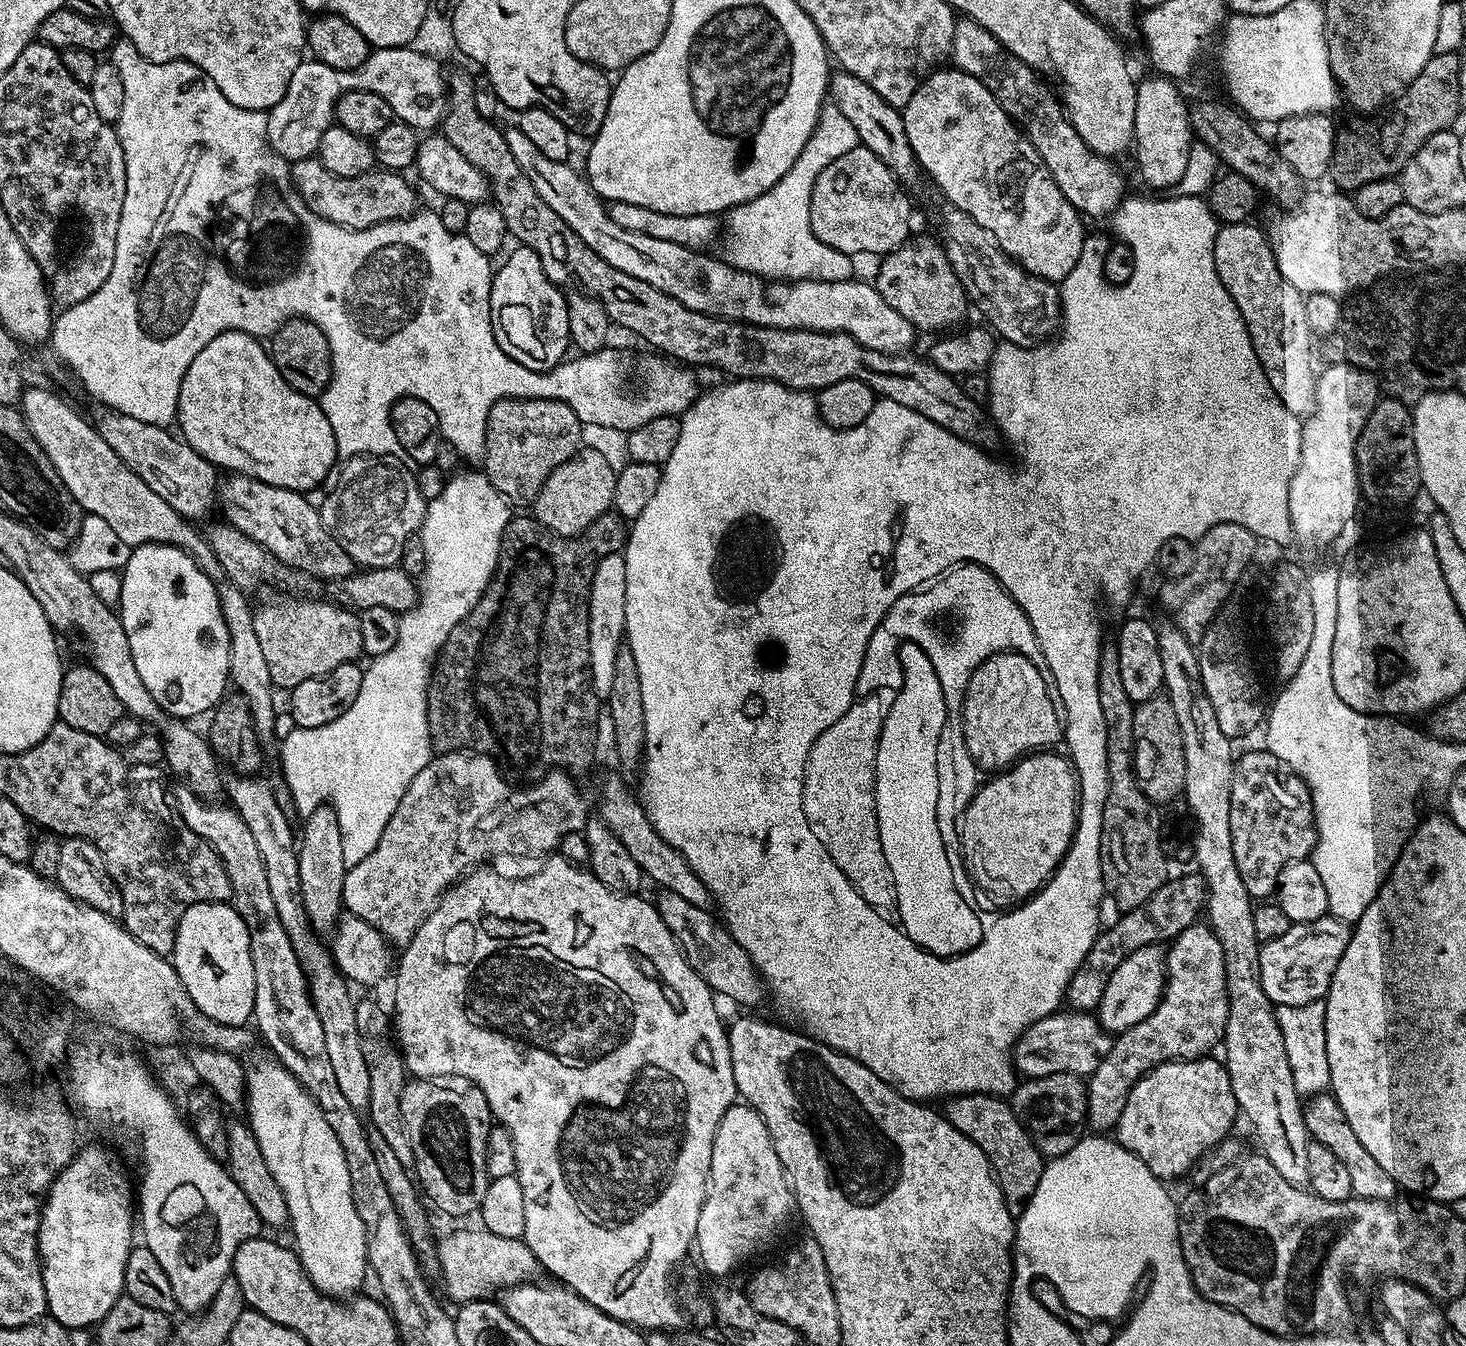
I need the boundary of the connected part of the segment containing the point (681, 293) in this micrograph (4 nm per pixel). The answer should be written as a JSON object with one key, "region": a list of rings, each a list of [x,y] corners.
{"region":[[[607,209],[600,212],[600,224],[596,224],[596,244],[592,244],[590,250],[594,250],[594,254],[598,254],[598,258],[602,258],[602,262],[610,262],[610,266],[614,266],[614,270],[622,270],[622,274],[630,274],[630,278],[638,278],[641,282],[647,282],[649,286],[654,286],[654,290],[662,290],[662,294],[666,294],[670,298],[682,302],[682,306],[686,306],[690,310],[698,310],[698,314],[717,316],[723,320],[737,320],[743,324],[766,326],[767,328],[801,328],[802,330],[810,330],[811,332],[841,332],[842,334],[850,334],[850,338],[862,342],[862,346],[866,346],[870,350],[893,354],[907,353],[911,349],[908,347],[911,346],[912,339],[918,336],[917,329],[913,328],[910,322],[906,322],[906,318],[902,318],[902,314],[898,314],[898,310],[894,310],[894,306],[890,306],[890,302],[886,302],[886,298],[882,298],[882,294],[876,288],[875,283],[868,282],[868,284],[863,284],[860,278],[853,278],[851,280],[794,280],[791,282],[787,280],[773,280],[766,283],[763,276],[756,276],[753,272],[738,270],[732,267],[731,264],[722,262],[715,255],[708,256],[712,254],[709,254],[707,251],[695,252],[686,246],[678,246],[675,242],[662,242],[662,238],[649,238],[646,234],[634,234],[630,230],[622,230],[622,226],[618,226],[618,222],[614,222],[614,218],[608,216]]]}

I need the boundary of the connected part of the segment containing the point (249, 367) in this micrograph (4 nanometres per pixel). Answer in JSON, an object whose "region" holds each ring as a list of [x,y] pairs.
{"region":[[[223,332],[206,342],[182,378],[175,423],[180,424],[178,432],[185,442],[217,469],[229,468],[227,471],[232,474],[308,494],[328,475],[331,477],[337,467],[338,453],[332,423],[327,411],[321,405],[319,408],[313,397],[294,390],[294,386],[282,378],[269,349],[260,344],[263,343],[257,337],[245,332]]]}

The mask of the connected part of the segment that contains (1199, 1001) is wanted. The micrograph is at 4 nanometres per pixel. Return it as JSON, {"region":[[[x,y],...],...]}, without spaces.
{"region":[[[1207,923],[1191,924],[1186,930],[1182,930],[1182,934],[1178,934],[1175,940],[1171,941],[1167,949],[1164,995],[1161,996],[1154,1014],[1150,1014],[1150,1018],[1142,1018],[1138,1026],[1119,1033],[1113,1039],[1112,1048],[1098,1066],[1098,1070],[1094,1070],[1092,1075],[1087,1077],[1087,1127],[1096,1134],[1111,1133],[1115,1129],[1118,1118],[1122,1118],[1122,1110],[1126,1106],[1133,1086],[1159,1064],[1165,1064],[1171,1060],[1199,1060],[1201,1056],[1209,1055],[1213,1051],[1211,1048],[1215,1044],[1217,1047],[1223,1041],[1229,1014],[1228,971],[1224,961],[1222,942]]]}

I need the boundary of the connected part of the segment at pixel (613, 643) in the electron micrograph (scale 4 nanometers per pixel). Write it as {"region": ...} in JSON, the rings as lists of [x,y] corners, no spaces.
{"region":[[[616,552],[608,554],[598,562],[594,570],[594,578],[590,586],[590,598],[588,599],[588,624],[589,624],[589,650],[591,687],[596,691],[597,697],[607,698],[613,689],[614,666],[617,665],[617,657],[621,645],[625,643],[626,610],[624,609],[624,596],[626,590],[626,562],[623,555]]]}

